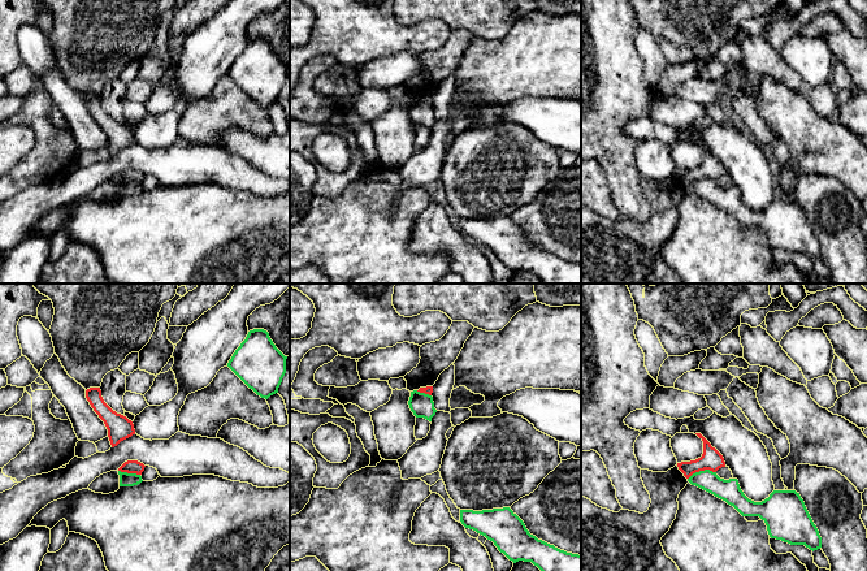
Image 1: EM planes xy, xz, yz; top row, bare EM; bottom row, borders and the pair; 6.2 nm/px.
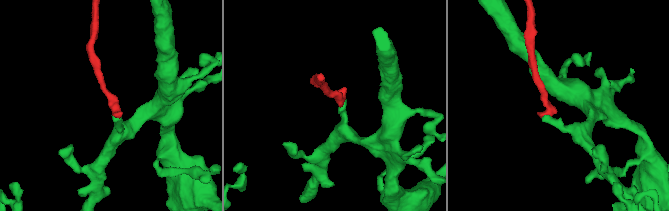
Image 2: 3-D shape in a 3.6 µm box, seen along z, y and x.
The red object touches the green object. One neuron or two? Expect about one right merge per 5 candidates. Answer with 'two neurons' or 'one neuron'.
two neurons

